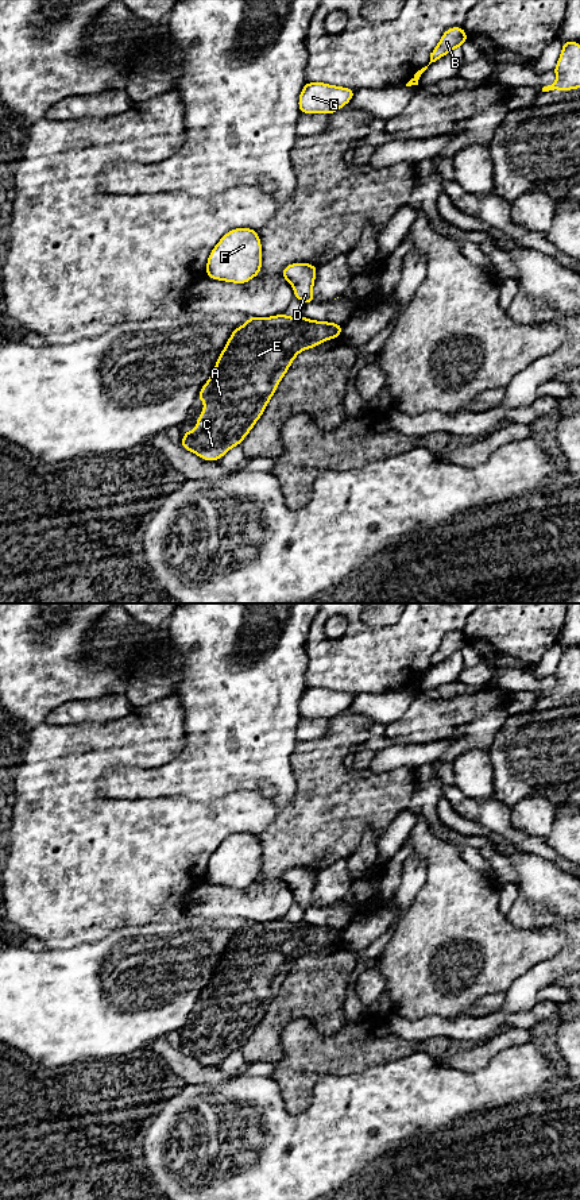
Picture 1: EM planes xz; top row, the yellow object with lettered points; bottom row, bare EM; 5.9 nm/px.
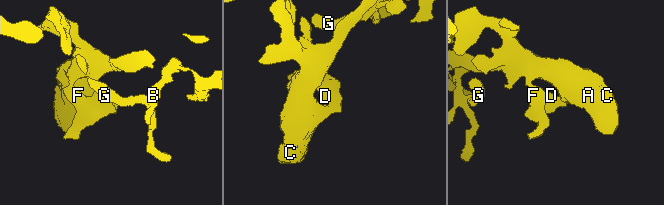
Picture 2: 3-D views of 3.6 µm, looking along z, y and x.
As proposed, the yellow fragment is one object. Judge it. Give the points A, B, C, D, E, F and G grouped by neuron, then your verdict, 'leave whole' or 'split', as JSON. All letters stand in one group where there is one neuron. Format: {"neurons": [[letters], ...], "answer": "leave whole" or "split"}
{"neurons": [["A", "B", "C", "D", "E", "F", "G"]], "answer": "leave whole"}

